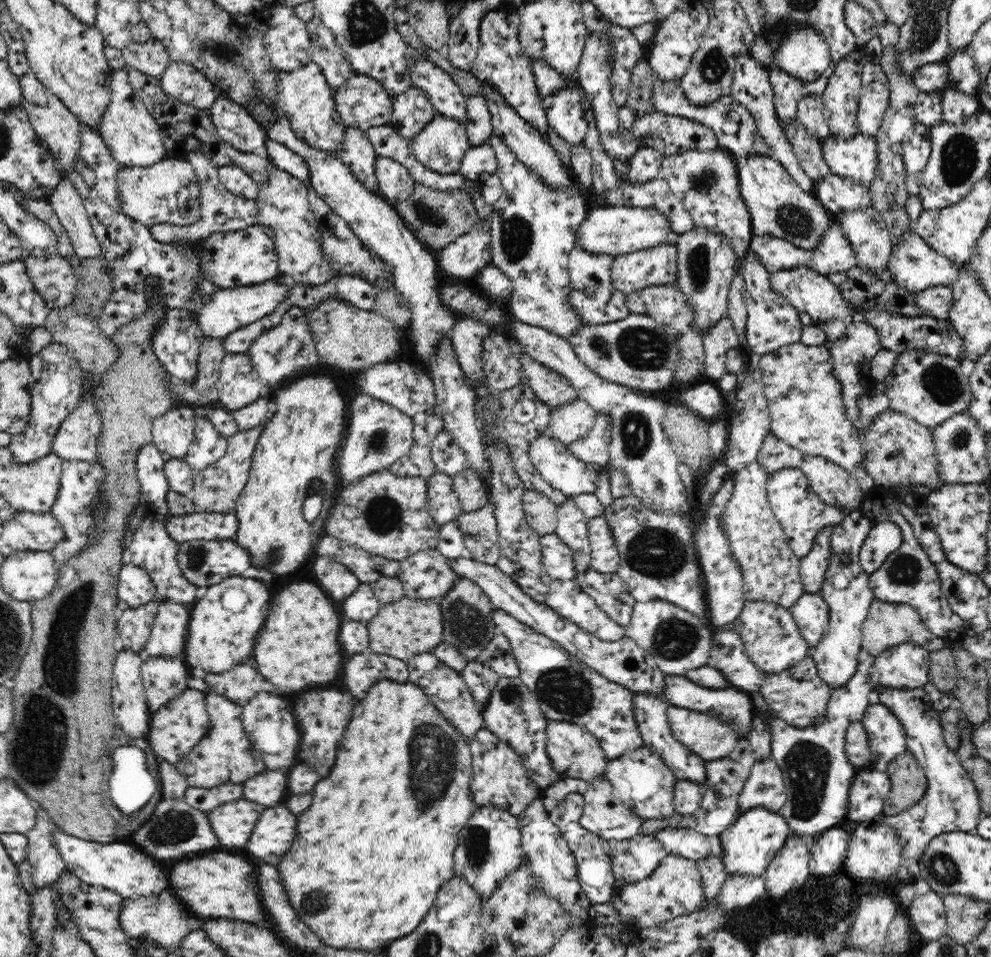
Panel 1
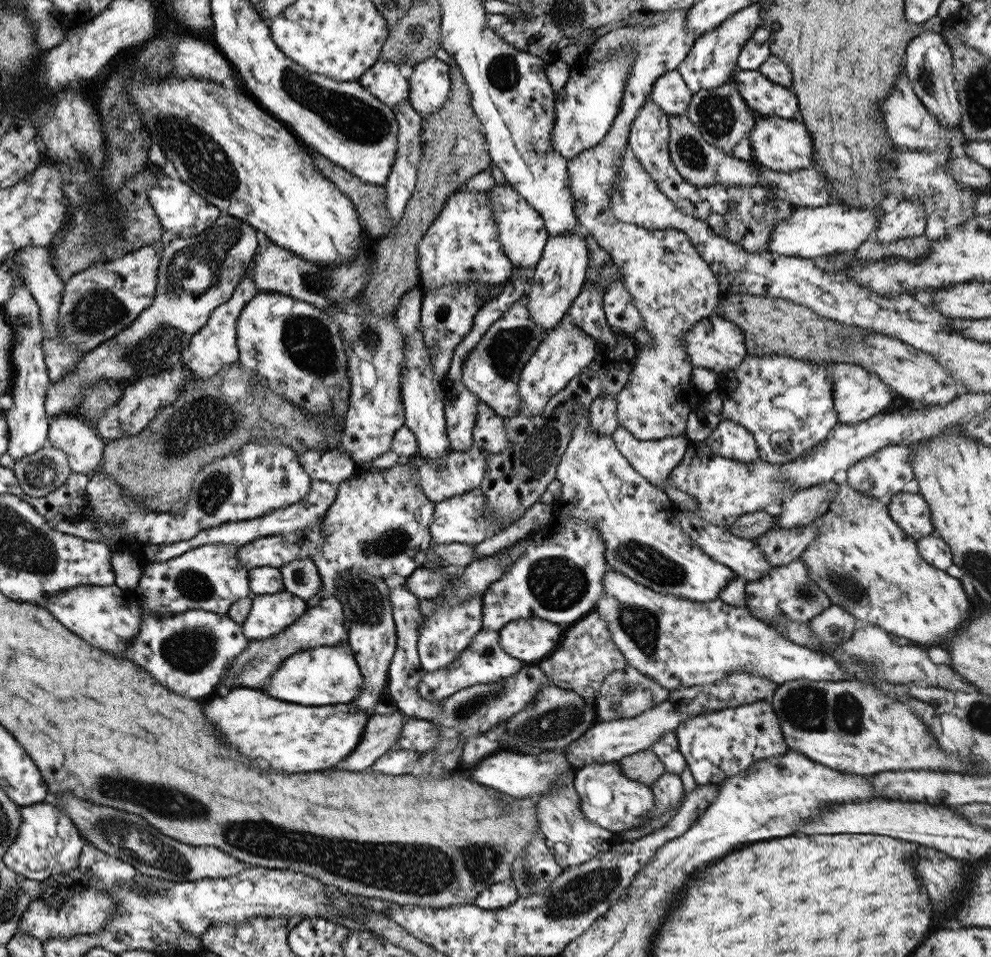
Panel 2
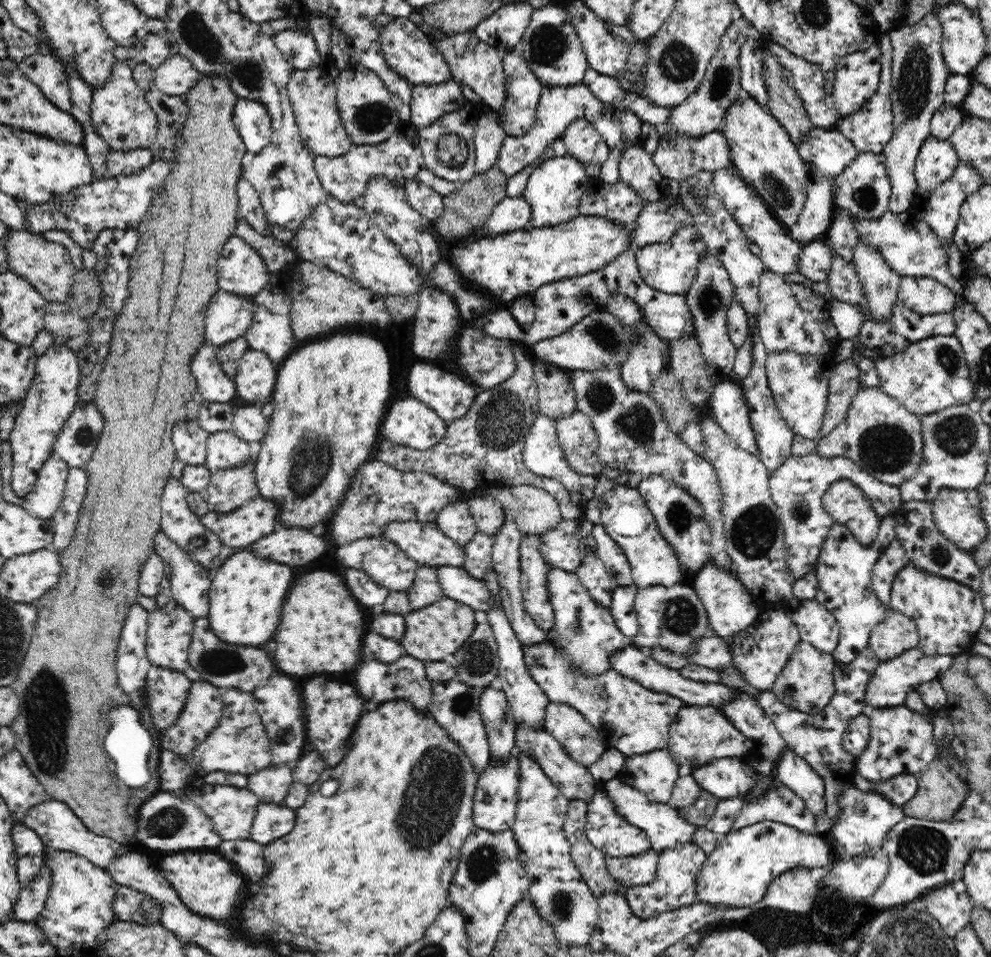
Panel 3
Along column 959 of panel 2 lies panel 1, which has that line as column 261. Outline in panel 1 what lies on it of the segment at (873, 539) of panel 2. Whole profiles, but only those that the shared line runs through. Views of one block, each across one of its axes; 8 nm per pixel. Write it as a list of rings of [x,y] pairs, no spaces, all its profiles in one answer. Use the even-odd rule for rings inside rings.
[[[232,576],[207,588],[204,596],[189,606],[190,620],[182,657],[191,673],[220,674],[250,658],[270,604],[266,588],[260,579]]]

